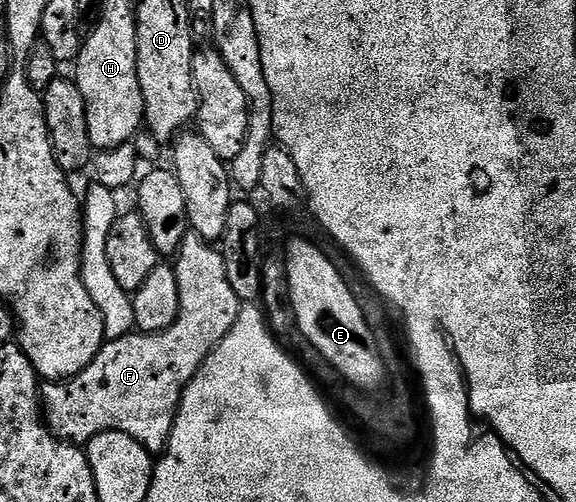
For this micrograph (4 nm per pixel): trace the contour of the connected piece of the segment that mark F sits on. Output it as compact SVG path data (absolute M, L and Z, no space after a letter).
M191 230L183 238L173 269L179 282L179 314L175 322L167 326L167 330L106 340L96 358L79 374L69 377L68 380L45 380L42 383L41 406L45 413L45 422L60 440L85 446L98 432L122 432L135 438L135 442L142 444L149 453L164 453L171 438L171 430L175 426L179 402L191 378L195 378L195 374L203 366L205 359L213 353L215 346L219 346L219 342L227 338L243 307L243 302L237 297L235 290L231 290L231 282L227 282L224 251L197 232Z

